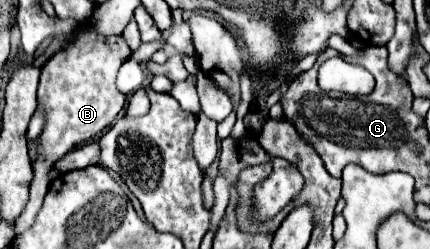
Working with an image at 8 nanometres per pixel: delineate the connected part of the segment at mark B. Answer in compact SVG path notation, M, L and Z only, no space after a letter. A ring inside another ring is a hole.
M84 24L74 30L72 40L62 52L56 52L44 66L38 86L38 102L46 112L46 126L38 138L36 160L32 162L34 178L30 184L30 198L24 206L24 212L16 220L16 232L24 232L34 222L36 212L42 206L42 200L50 186L50 170L56 160L60 160L74 146L94 140L102 134L120 110L126 104L126 96L116 88L116 76L120 66L130 60L132 50L126 44L124 36L104 36L92 28L92 24Z

